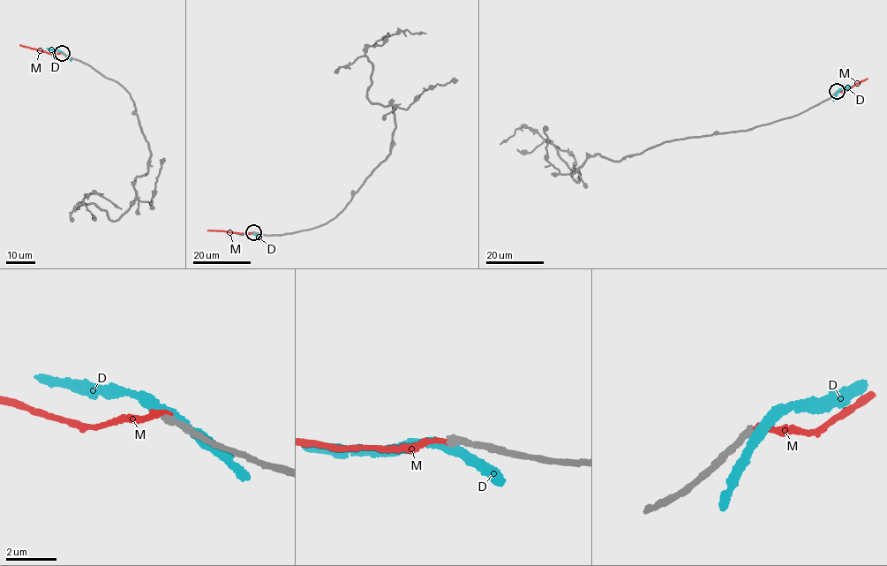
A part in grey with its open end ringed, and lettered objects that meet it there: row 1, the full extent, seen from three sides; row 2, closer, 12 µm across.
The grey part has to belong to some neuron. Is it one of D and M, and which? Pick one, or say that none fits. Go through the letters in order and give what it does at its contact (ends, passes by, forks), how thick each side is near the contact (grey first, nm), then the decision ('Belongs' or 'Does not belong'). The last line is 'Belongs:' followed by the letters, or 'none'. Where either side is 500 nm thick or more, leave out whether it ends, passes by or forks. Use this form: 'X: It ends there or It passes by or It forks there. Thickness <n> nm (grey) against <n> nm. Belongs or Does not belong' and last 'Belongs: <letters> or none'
D: It passes by. Thickness 280 nm (grey) against 320 nm. Does not belong
M: It ends there. Thickness 280 nm (grey) against 190 nm. Does not belong
Belongs: none

